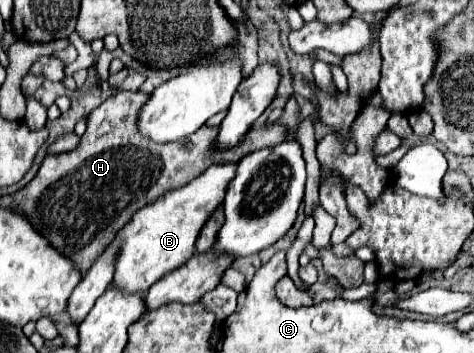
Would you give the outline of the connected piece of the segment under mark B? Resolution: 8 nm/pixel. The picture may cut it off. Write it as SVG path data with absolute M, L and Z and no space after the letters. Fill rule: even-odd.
M235 163L211 165L193 181L167 191L151 205L139 209L139 213L135 213L135 217L115 237L123 245L115 263L115 277L111 285L121 287L127 293L147 291L165 273L183 265L195 253L195 241L201 227L207 223L211 213L225 201L227 187L233 181L235 173Z

